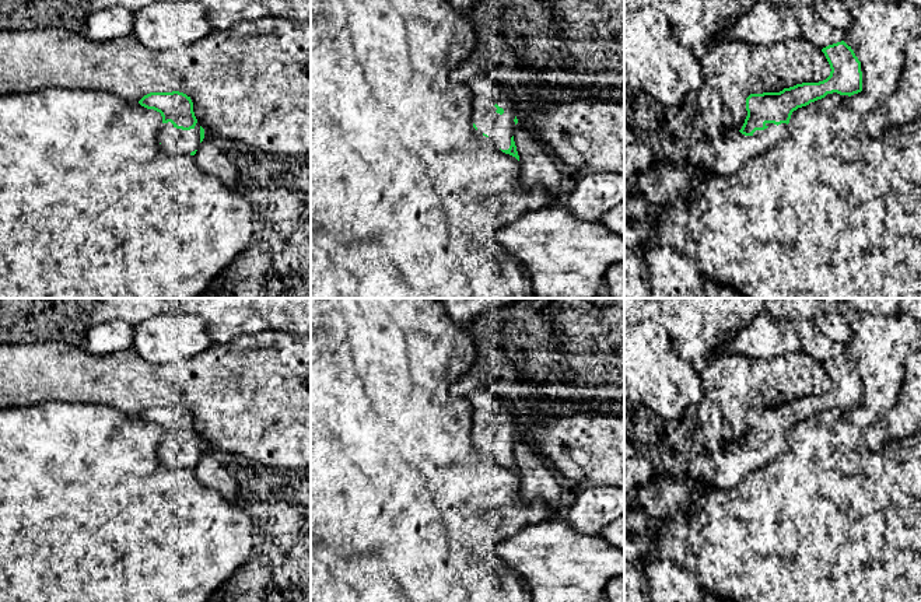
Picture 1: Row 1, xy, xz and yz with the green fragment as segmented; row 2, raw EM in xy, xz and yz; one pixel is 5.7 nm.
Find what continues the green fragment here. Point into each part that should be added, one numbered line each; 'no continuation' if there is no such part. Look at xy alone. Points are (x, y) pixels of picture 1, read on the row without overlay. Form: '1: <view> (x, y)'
1: xy (172, 454)

